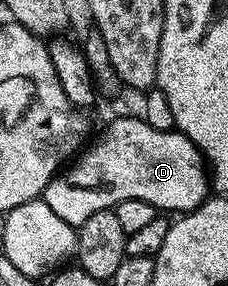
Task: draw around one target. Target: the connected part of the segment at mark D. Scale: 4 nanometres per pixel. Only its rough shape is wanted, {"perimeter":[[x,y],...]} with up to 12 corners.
{"perimeter":[[118,116],[43,195],[71,227],[128,198],[210,197],[198,146]]}

